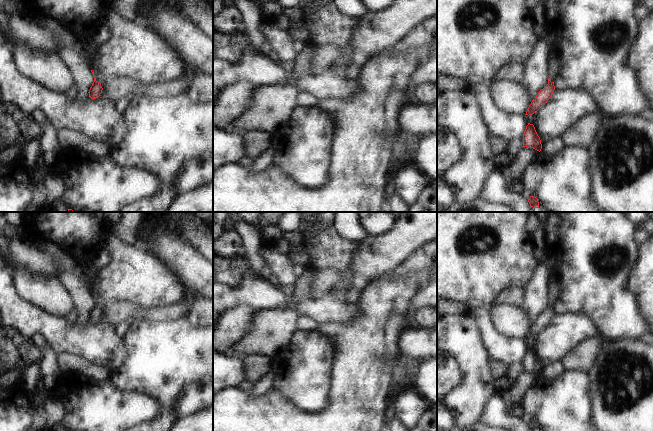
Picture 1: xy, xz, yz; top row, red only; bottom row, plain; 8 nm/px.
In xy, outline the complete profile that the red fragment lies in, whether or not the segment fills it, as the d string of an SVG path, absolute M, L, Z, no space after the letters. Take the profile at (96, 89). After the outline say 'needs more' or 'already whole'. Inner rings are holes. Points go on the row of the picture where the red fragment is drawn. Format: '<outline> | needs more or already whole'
M110 7L106 14L105 26L109 29L111 37L103 44L97 46L96 55L92 61L92 74L94 82L89 90L89 97L96 99L102 93L101 83L112 78L126 78L144 84L166 83L178 79L185 74L187 65L177 50L161 35L140 21L128 21Z | needs more

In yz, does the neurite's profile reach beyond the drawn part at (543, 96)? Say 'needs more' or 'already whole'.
needs more

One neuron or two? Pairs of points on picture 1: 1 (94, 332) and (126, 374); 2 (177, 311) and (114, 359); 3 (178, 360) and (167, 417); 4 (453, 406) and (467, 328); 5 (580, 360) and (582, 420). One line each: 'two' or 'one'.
1: two
2: two
3: one
4: one
5: two

